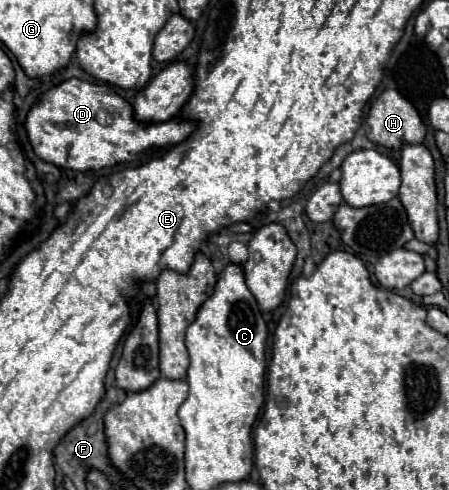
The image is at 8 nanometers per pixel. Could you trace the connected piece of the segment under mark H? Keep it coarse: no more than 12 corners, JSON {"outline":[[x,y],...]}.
{"outline":[[397,90],[373,100],[365,130],[401,150],[425,138],[417,110]]}

